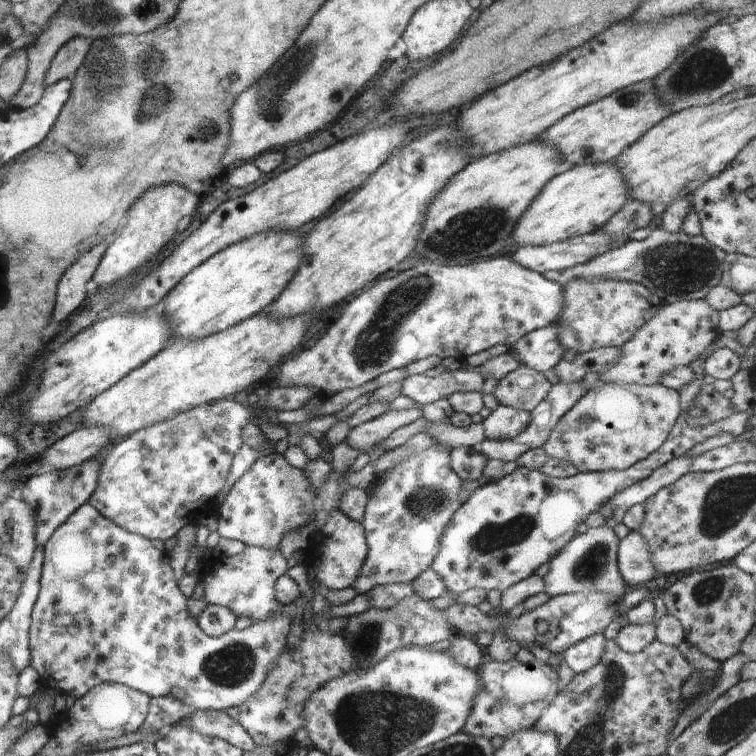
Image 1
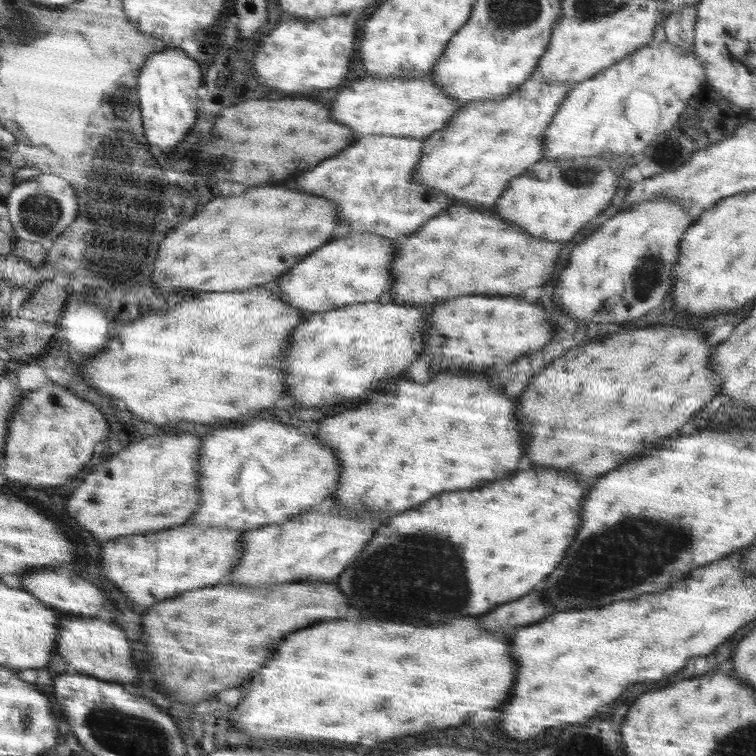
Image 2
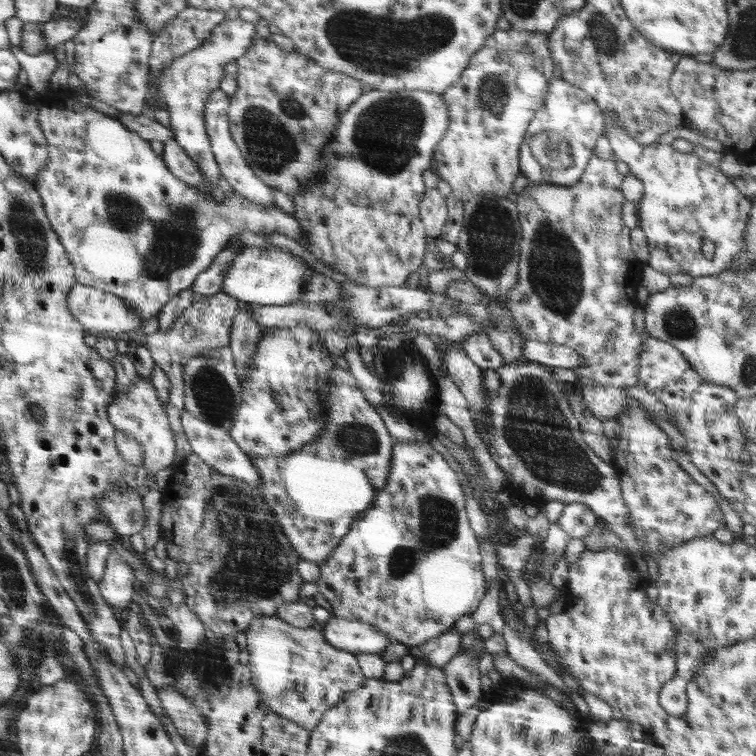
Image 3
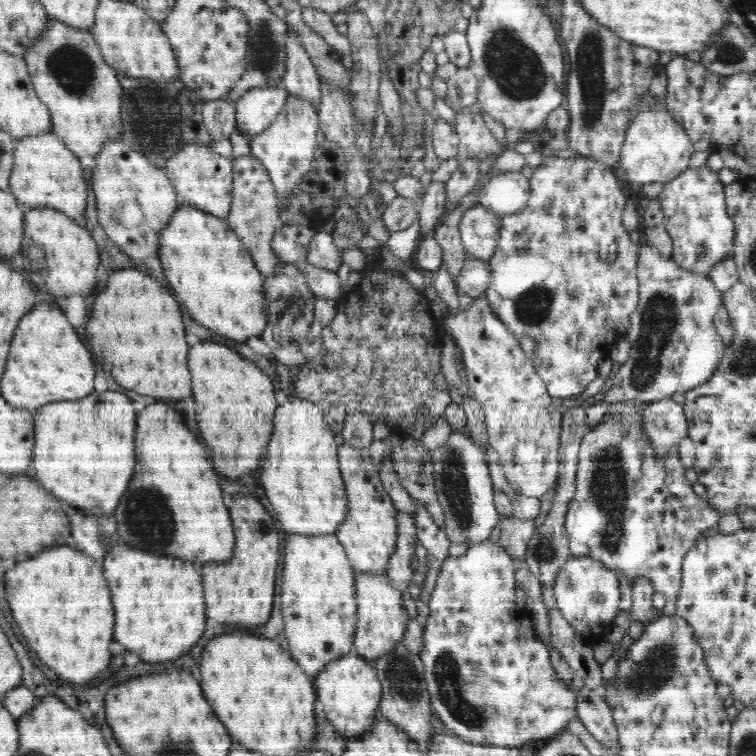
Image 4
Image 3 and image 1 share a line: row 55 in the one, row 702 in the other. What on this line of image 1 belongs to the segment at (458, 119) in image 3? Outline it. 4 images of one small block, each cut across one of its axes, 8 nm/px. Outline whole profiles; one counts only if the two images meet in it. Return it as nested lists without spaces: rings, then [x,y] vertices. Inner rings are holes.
[[[512,659],[508,662],[498,662],[496,660],[484,661],[477,669],[478,676],[480,676],[480,684],[482,690],[478,692],[478,696],[472,700],[472,710],[468,714],[466,722],[462,728],[462,732],[470,734],[470,736],[479,736],[492,740],[495,736],[510,736],[513,732],[520,732],[526,728],[535,726],[538,719],[543,715],[545,708],[550,706],[550,702],[554,700],[557,693],[558,682],[558,668],[541,663],[538,659],[525,664]]]

